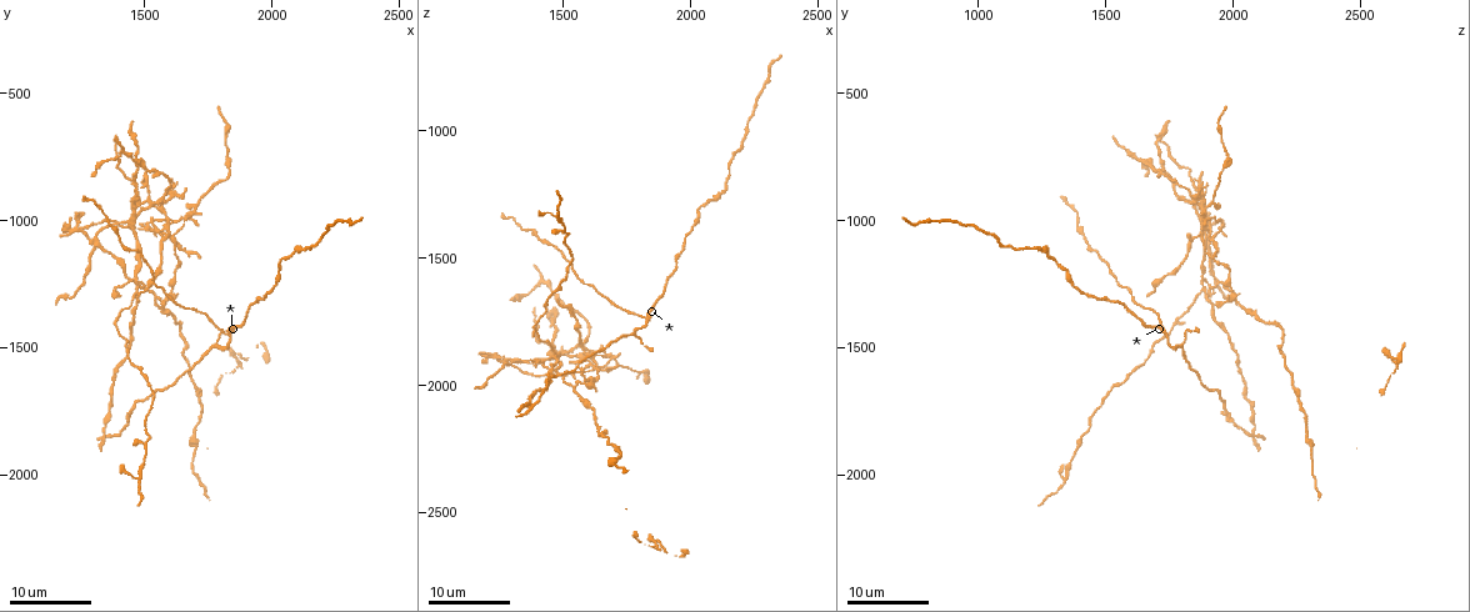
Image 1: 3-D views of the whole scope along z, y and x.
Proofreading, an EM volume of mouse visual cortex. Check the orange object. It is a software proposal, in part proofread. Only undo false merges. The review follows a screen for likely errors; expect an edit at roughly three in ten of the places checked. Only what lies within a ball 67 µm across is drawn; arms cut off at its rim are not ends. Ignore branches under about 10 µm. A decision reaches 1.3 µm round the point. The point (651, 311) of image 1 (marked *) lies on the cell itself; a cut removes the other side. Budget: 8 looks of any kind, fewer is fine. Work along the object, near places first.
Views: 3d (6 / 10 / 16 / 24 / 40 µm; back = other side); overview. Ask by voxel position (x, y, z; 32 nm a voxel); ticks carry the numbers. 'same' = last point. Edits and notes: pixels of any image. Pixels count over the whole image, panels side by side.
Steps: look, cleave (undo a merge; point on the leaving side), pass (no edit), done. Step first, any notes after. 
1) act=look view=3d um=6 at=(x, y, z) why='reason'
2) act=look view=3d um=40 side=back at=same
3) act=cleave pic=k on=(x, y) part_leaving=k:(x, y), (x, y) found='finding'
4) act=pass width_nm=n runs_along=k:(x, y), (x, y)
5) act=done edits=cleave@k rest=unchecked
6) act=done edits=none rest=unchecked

act=look view=3d um=24 at=(1850, 1460, 1750) why='three-way junction'

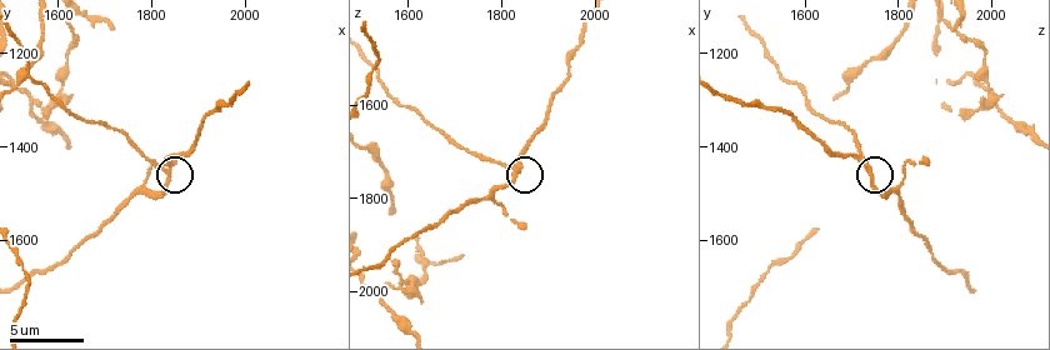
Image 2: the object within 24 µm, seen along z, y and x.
act=look view=3d um=10 at=(1835, 1470, 1740)

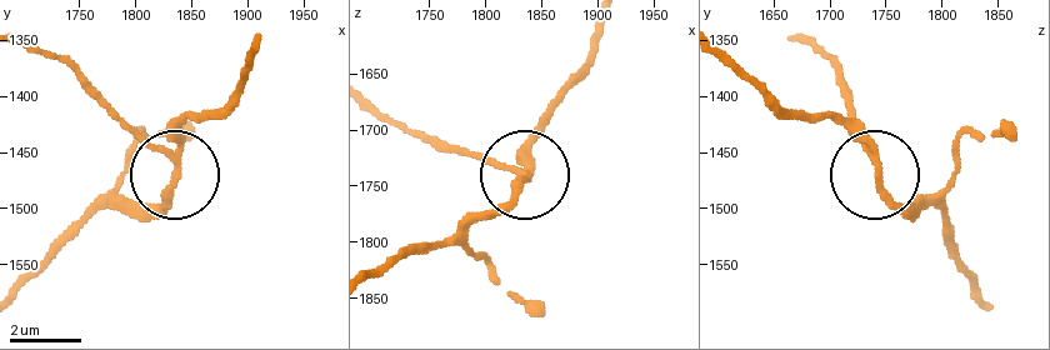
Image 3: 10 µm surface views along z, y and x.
act=look view=3d um=10 side=back at=(1836, 1464, 1742)

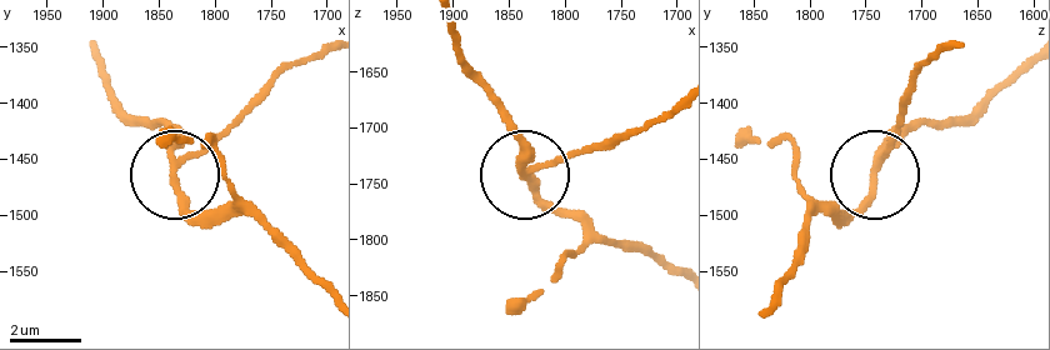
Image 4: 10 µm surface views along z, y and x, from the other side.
act=cleave pic=4 on=(224, 134) arms=3 part_leaving=4:(534, 173), (675, 115) found='two cells meet here'

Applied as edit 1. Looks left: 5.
act=look view=overview why='see it whole again'

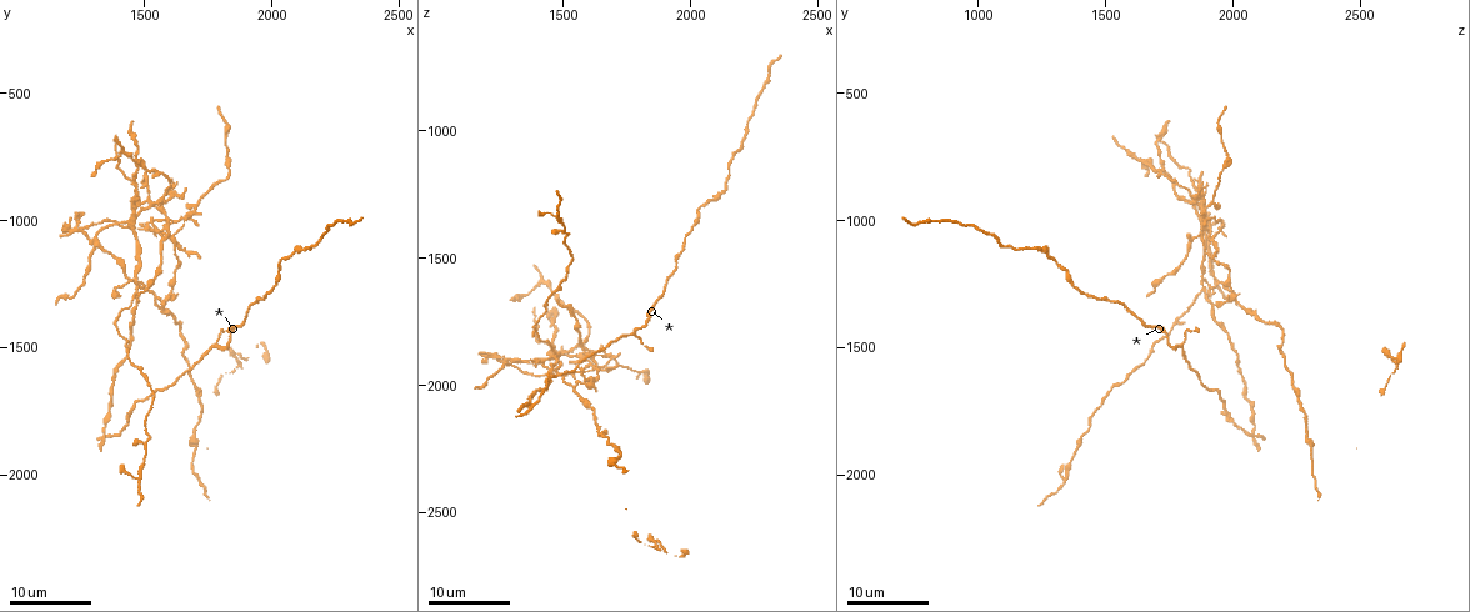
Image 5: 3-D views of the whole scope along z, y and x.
act=look view=3d um=24 at=(1470, 1280, 1880) why='side arm on a straight run'

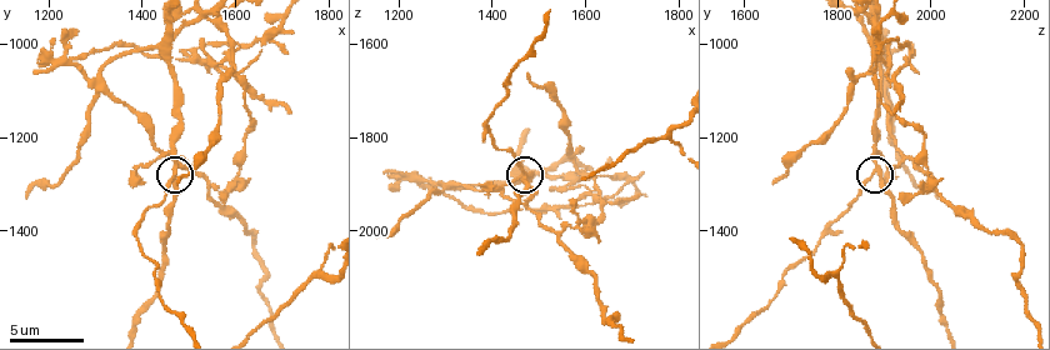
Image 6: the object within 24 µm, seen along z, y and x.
act=look view=3d um=10 at=(1475, 1275, 1880)

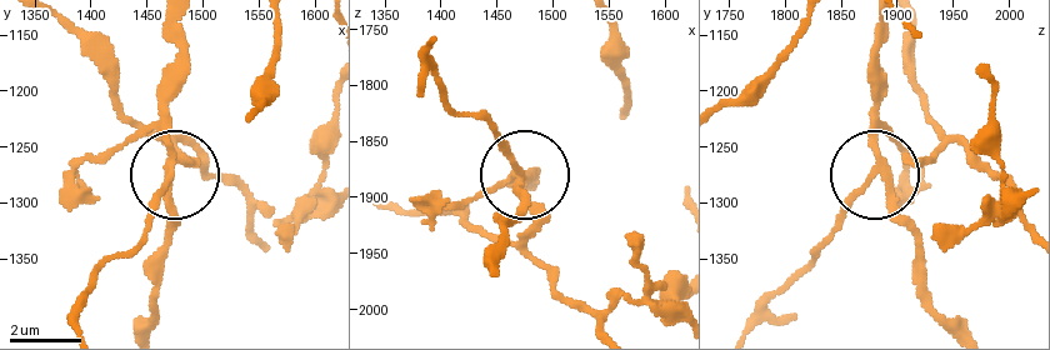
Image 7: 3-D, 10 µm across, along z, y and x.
act=cleave pic=7 on=(539, 230) width_nm=190 part_leaving=7:(879, 161), (870, 101), (879, 21) found='two cells meet here'

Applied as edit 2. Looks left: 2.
act=look view=3d um=6 at=(1485, 1580, 1610)

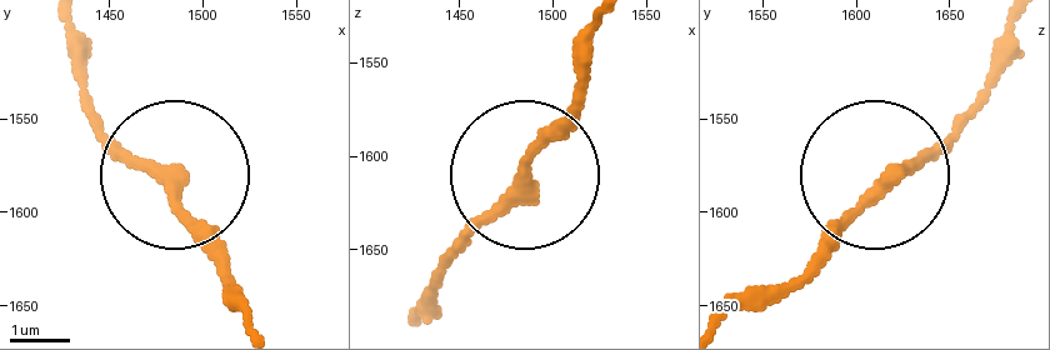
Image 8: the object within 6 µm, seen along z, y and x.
act=pass width_nm=240 found='all the same cell'

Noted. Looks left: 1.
act=done edits=cleave@4,cleave@7 rest=unchecked

